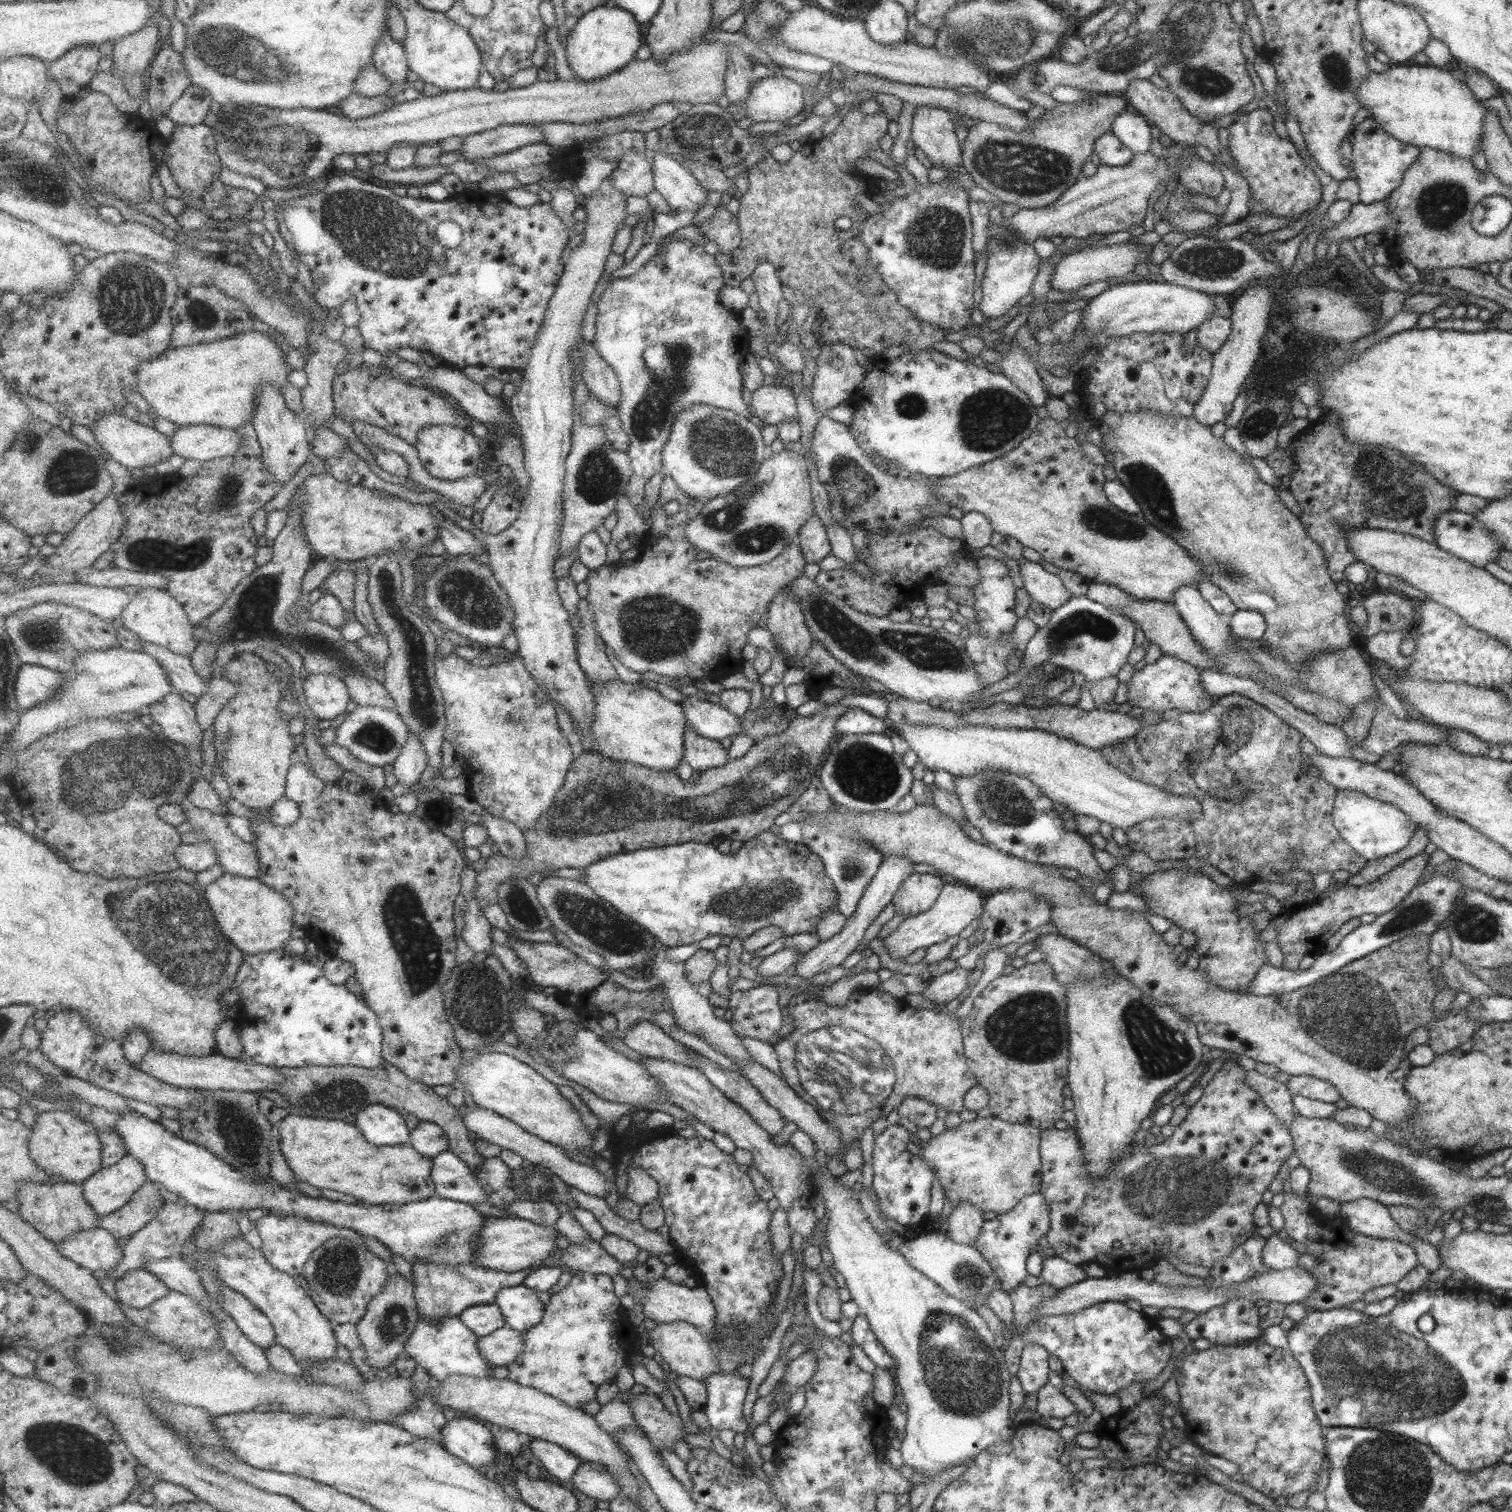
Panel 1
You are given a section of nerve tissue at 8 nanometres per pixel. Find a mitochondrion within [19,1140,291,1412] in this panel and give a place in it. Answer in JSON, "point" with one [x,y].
{"point":[114,1343]}

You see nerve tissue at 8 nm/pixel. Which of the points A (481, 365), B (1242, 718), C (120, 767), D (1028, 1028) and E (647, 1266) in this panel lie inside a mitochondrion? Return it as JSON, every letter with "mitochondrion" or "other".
{"A":"other","B":"mitochondrion","C":"mitochondrion","D":"mitochondrion","E":"other"}

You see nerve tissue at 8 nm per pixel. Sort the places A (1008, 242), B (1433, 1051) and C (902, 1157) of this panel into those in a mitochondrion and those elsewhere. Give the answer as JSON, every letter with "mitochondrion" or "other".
{"A":"mitochondrion","B":"other","C":"other"}

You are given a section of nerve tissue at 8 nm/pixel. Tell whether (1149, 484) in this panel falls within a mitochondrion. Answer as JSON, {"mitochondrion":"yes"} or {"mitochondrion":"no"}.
{"mitochondrion":"yes"}

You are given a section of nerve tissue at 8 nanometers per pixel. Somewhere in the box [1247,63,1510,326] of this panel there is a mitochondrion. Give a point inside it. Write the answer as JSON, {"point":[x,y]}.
{"point":[1440,205]}

